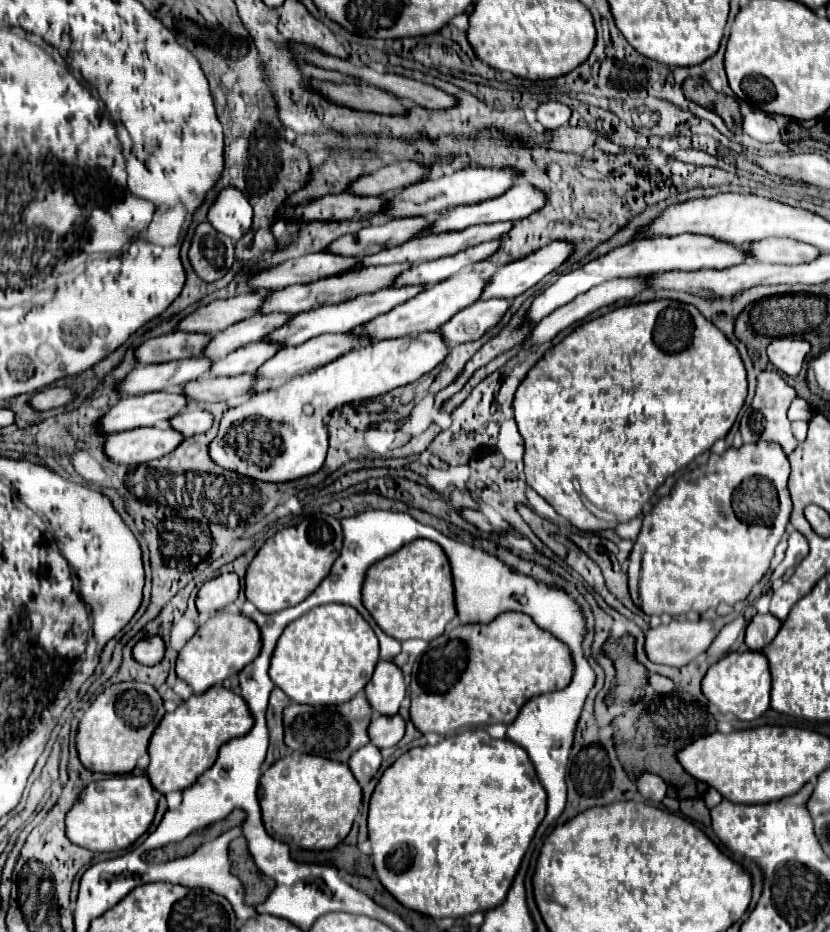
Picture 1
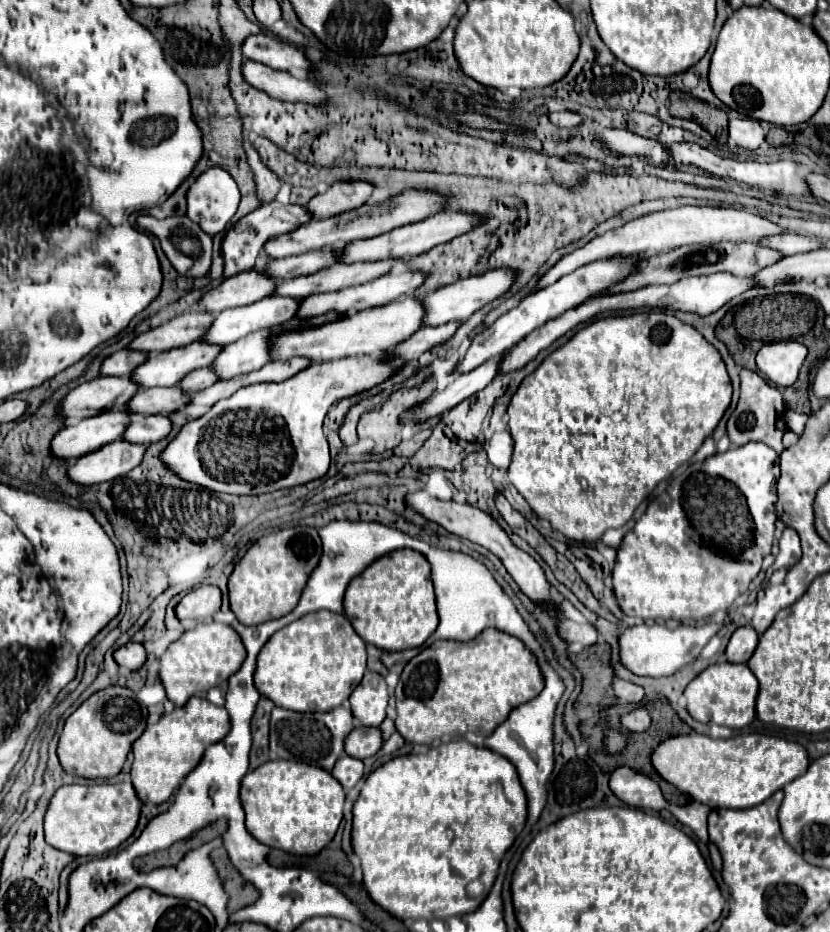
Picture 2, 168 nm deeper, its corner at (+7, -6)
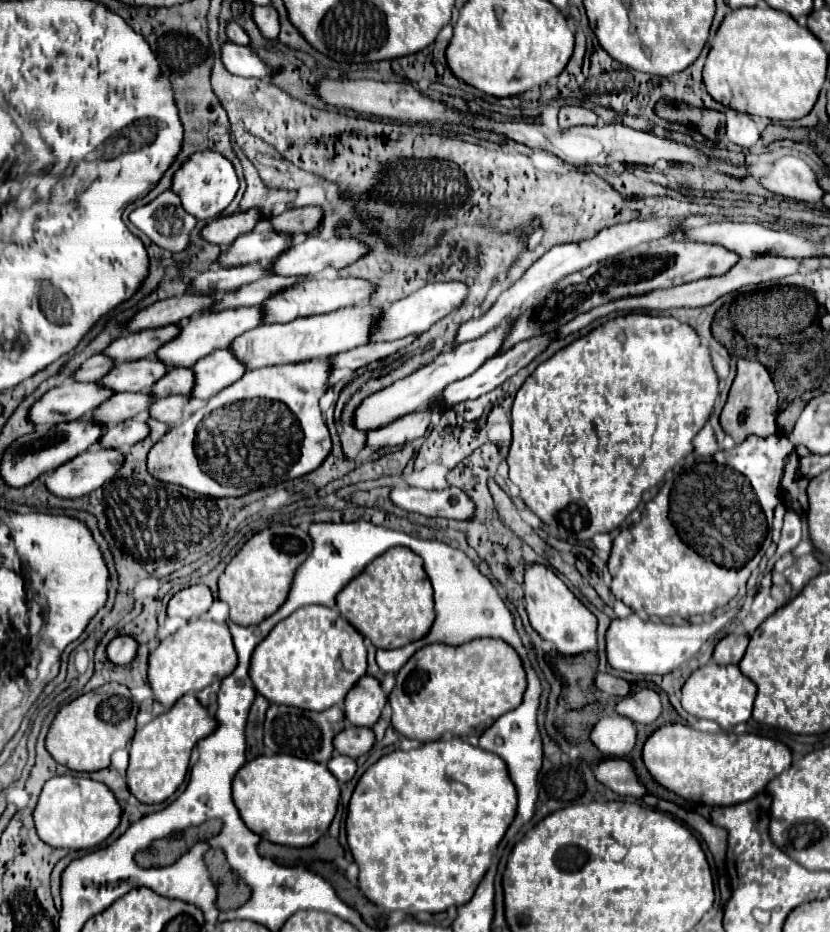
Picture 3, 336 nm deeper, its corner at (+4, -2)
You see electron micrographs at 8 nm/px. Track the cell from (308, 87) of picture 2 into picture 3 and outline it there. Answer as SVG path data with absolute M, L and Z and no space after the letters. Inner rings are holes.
M226 41L226 43L222 43L220 49L222 49L224 67L234 75L266 79L272 73L270 67L250 47Z

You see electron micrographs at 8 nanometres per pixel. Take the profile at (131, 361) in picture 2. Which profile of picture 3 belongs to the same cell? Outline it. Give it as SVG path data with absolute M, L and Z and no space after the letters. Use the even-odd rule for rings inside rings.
M94 355L90 357L86 363L82 363L78 367L78 371L72 375L74 381L80 381L80 383L96 383L100 381L110 369L114 367L114 361L110 357L104 357L104 355Z

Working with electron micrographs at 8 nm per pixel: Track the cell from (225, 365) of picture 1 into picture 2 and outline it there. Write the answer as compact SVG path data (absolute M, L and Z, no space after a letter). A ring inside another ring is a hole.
M207 367L207 369L197 369L197 371L191 371L189 375L183 377L183 381L179 383L179 387L185 391L185 393L197 393L197 391L205 391L207 387L215 385L219 379L217 379L217 373Z

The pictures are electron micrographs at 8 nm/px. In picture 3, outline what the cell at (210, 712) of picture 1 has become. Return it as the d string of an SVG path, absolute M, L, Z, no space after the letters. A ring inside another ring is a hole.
M188 693L176 701L172 709L152 719L148 725L136 731L132 745L130 745L130 763L126 769L126 785L128 791L140 803L162 803L166 801L184 781L192 747L206 735L216 729L216 719L212 719L198 703L198 699Z

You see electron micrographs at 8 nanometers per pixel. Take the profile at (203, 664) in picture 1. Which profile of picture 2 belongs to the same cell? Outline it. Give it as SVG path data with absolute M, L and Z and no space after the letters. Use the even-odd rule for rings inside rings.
M217 621L197 623L195 629L185 631L175 643L167 647L167 651L161 657L159 675L167 691L167 697L175 703L175 707L181 707L189 701L189 697L207 693L211 687L229 679L229 675L233 675L243 661L245 647L237 631L233 631L233 627Z

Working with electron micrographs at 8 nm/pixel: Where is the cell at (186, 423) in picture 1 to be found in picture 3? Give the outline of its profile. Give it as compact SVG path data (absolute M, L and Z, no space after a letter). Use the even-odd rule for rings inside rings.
M128 419L124 423L118 423L118 425L112 425L104 431L104 435L100 437L100 447L104 449L128 449L132 447L134 443L138 443L140 439L144 439L148 435L148 425L142 423L142 421L134 421L134 419Z

